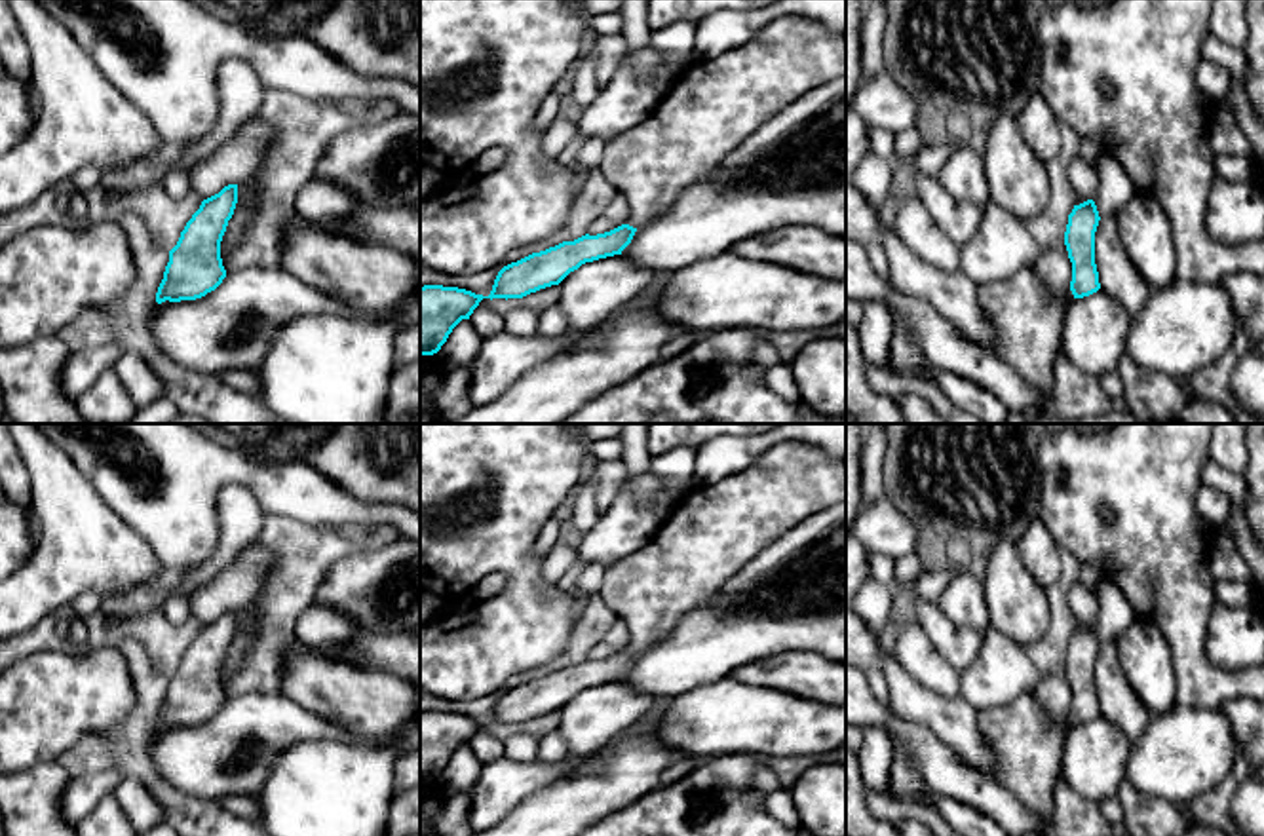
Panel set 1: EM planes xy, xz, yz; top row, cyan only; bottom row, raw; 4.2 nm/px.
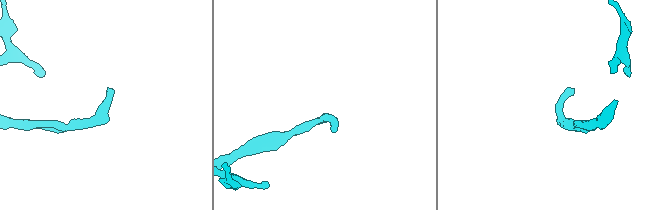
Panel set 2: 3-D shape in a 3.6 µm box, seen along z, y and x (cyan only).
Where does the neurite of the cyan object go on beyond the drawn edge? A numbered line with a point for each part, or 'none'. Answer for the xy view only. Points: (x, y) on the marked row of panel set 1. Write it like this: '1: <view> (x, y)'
none

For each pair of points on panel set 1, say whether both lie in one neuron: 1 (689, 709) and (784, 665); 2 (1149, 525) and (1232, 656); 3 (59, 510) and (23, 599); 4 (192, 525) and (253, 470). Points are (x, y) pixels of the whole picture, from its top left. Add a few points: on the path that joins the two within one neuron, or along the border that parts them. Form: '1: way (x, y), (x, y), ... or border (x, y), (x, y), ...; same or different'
1: border (730, 675), (749, 684), (772, 686), (789, 694); different
2: border (1217, 601), (1206, 646), (1206, 656), (1211, 664); different
3: way (61, 532), (61, 561), (46, 576); same
4: way (192, 504), (227, 470), (232, 470); same

